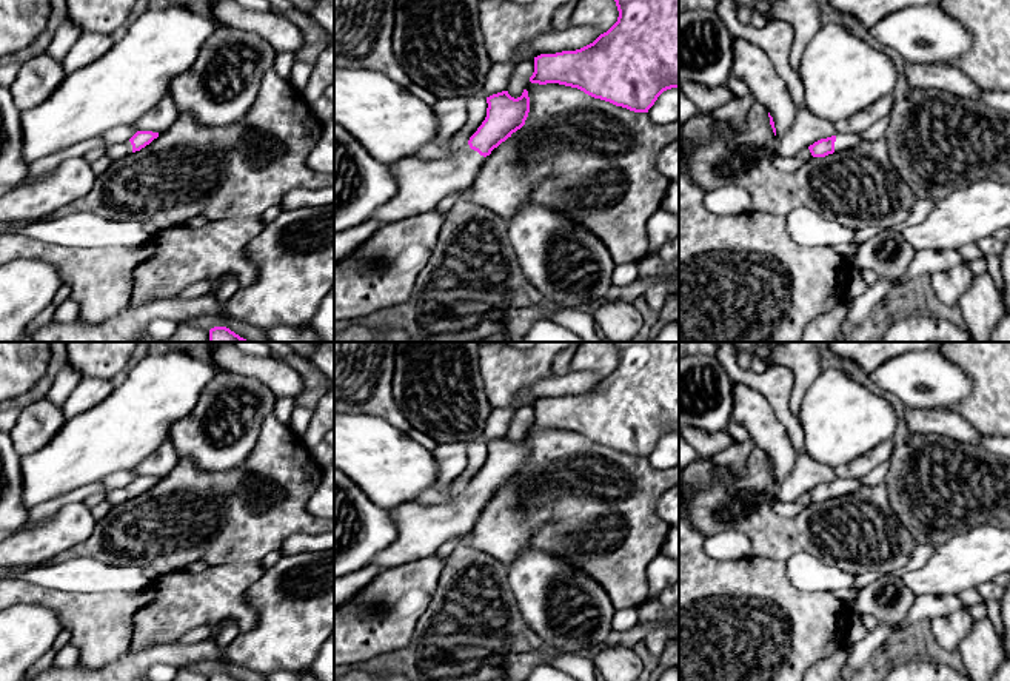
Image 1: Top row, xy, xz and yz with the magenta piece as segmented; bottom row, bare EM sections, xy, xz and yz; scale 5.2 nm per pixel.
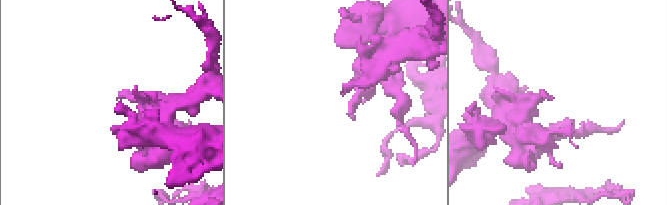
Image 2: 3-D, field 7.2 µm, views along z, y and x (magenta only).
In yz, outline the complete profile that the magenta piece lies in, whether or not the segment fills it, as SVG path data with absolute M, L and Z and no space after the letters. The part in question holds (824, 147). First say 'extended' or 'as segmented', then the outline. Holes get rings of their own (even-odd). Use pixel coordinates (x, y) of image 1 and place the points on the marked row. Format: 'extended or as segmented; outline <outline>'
extended; outline M838 133L836 136L821 139L808 146L813 157L825 157L833 153L839 153L856 146L861 142L861 136L853 133Z

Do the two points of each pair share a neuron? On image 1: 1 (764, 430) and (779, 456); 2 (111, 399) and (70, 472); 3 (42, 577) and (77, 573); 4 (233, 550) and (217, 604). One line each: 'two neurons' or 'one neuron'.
1: one neuron
2: one neuron
3: one neuron
4: two neurons

